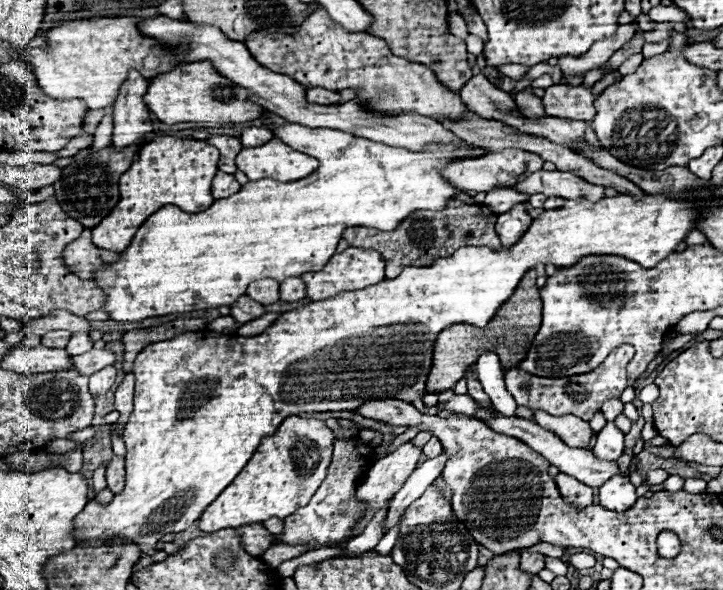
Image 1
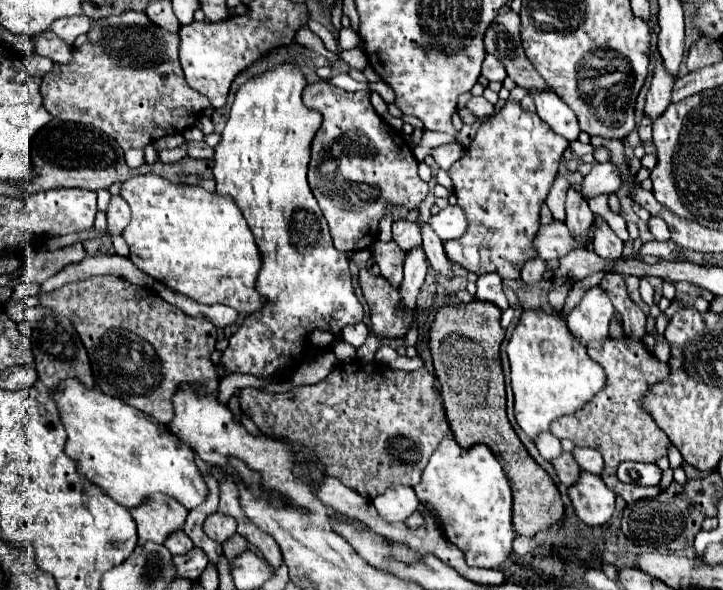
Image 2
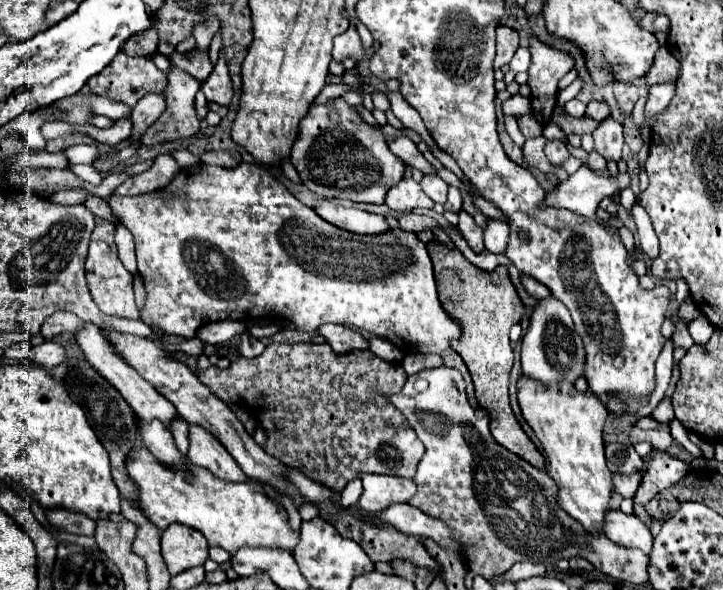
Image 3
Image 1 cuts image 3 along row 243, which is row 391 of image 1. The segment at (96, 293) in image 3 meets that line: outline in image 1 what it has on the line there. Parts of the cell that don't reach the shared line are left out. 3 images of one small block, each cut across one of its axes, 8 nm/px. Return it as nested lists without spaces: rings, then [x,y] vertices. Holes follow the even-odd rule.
[[[102,368],[102,372],[94,372],[94,376],[90,376],[90,392],[92,394],[104,394],[106,390],[112,388],[116,380],[116,368]]]

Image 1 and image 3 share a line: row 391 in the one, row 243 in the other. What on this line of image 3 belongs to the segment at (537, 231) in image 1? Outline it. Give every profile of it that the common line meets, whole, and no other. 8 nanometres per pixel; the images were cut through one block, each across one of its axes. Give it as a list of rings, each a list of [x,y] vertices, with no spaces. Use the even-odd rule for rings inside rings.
[[[196,164],[190,168],[182,168],[170,186],[154,192],[154,194],[140,194],[140,196],[110,196],[110,208],[120,216],[120,222],[128,226],[134,236],[136,244],[136,258],[138,258],[138,274],[144,280],[146,288],[146,302],[140,308],[140,320],[150,328],[158,328],[164,334],[178,334],[184,338],[196,336],[198,328],[218,322],[218,320],[240,320],[250,322],[254,318],[274,318],[274,320],[290,320],[302,332],[316,332],[318,326],[332,322],[342,324],[348,328],[356,328],[364,334],[374,334],[398,346],[404,354],[420,352],[420,354],[442,354],[450,348],[452,340],[462,336],[460,322],[452,320],[438,300],[432,260],[428,256],[426,244],[414,234],[400,228],[390,228],[380,234],[354,234],[346,232],[326,220],[322,220],[312,208],[304,206],[282,182],[278,182],[268,170],[254,164],[238,164],[236,168],[220,168],[220,166],[206,166]]]

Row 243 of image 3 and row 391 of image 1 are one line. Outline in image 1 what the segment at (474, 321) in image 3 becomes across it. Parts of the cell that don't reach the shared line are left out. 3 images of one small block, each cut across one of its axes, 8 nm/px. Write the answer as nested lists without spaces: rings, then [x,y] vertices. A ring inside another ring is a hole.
[[[532,268],[524,274],[512,296],[498,308],[498,312],[494,314],[494,318],[486,328],[476,328],[470,324],[452,324],[438,334],[426,390],[428,392],[450,390],[464,376],[466,368],[472,366],[478,360],[478,356],[486,350],[496,352],[504,368],[518,366],[518,362],[526,358],[526,352],[540,328],[540,316],[542,316],[542,300],[536,288],[536,270]]]

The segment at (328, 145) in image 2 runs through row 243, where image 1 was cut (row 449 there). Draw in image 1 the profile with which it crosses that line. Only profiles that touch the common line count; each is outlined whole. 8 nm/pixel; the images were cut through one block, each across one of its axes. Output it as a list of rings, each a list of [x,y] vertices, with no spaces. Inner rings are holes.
[[[338,418],[336,420],[340,426],[350,426],[354,428],[354,434],[346,440],[336,440],[334,442],[334,454],[332,462],[328,468],[328,476],[318,488],[318,492],[312,496],[310,504],[304,508],[298,508],[294,516],[284,518],[284,528],[280,534],[276,534],[276,544],[290,544],[290,546],[340,546],[350,538],[352,528],[358,524],[362,518],[366,504],[356,498],[356,488],[362,484],[362,478],[366,478],[366,472],[376,460],[374,448],[360,440],[360,432],[366,428],[358,426],[352,420]]]

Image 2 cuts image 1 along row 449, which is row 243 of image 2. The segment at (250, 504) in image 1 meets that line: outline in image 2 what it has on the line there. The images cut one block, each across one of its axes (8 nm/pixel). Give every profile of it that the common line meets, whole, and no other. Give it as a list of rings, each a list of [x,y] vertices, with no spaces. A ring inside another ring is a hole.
[[[284,62],[284,64],[276,64],[274,68],[262,72],[260,76],[252,76],[248,78],[236,92],[236,98],[234,98],[234,104],[232,104],[232,110],[230,110],[230,116],[228,116],[228,122],[226,122],[226,128],[222,132],[222,140],[220,144],[214,148],[214,178],[216,178],[216,192],[218,194],[230,194],[236,204],[240,206],[254,238],[256,238],[256,244],[260,248],[260,254],[262,254],[262,270],[258,274],[258,280],[256,280],[256,290],[260,294],[264,294],[268,298],[268,302],[264,304],[262,310],[250,314],[242,326],[236,330],[236,334],[230,338],[230,344],[228,348],[224,350],[222,354],[222,360],[220,364],[216,366],[218,374],[222,372],[248,372],[248,374],[254,374],[254,376],[262,376],[262,378],[268,378],[268,376],[282,376],[286,372],[290,372],[294,366],[314,358],[318,352],[326,352],[330,350],[338,340],[340,340],[340,332],[346,324],[356,324],[356,322],[362,322],[362,304],[358,302],[356,294],[354,294],[354,288],[352,288],[352,282],[350,282],[350,272],[348,272],[348,260],[342,252],[338,252],[332,244],[332,238],[330,238],[330,232],[328,232],[328,224],[318,208],[318,202],[308,186],[308,180],[306,180],[306,172],[308,172],[308,162],[310,162],[310,144],[312,144],[312,138],[314,134],[318,132],[320,124],[322,124],[322,114],[318,114],[318,110],[310,110],[304,102],[302,102],[302,88],[308,84],[302,68],[298,68],[298,64],[294,62]]]

